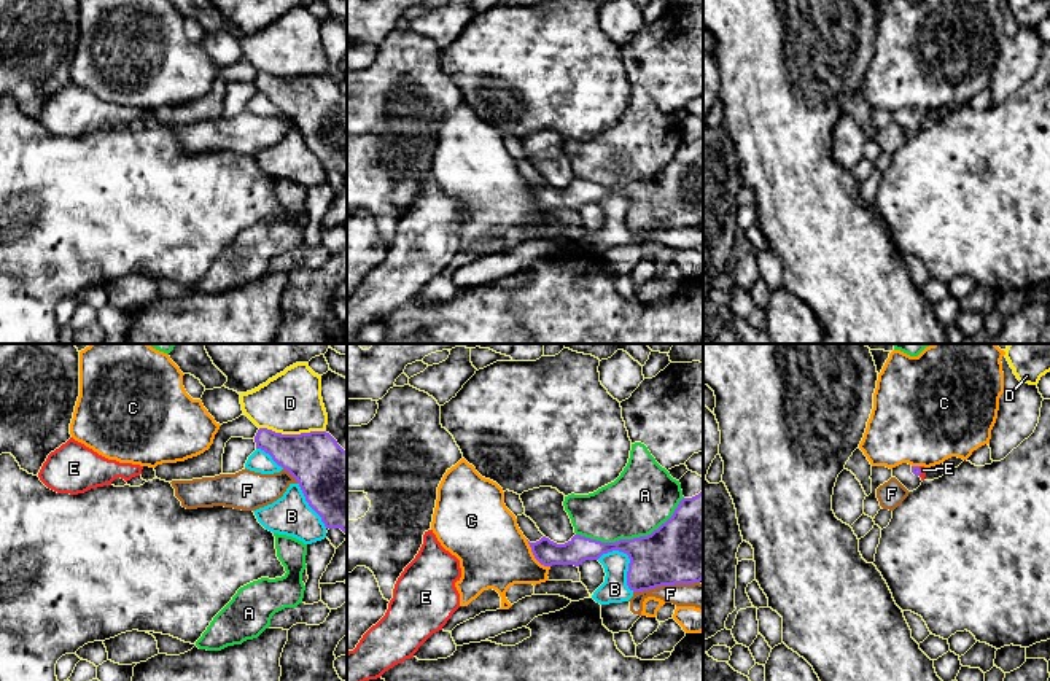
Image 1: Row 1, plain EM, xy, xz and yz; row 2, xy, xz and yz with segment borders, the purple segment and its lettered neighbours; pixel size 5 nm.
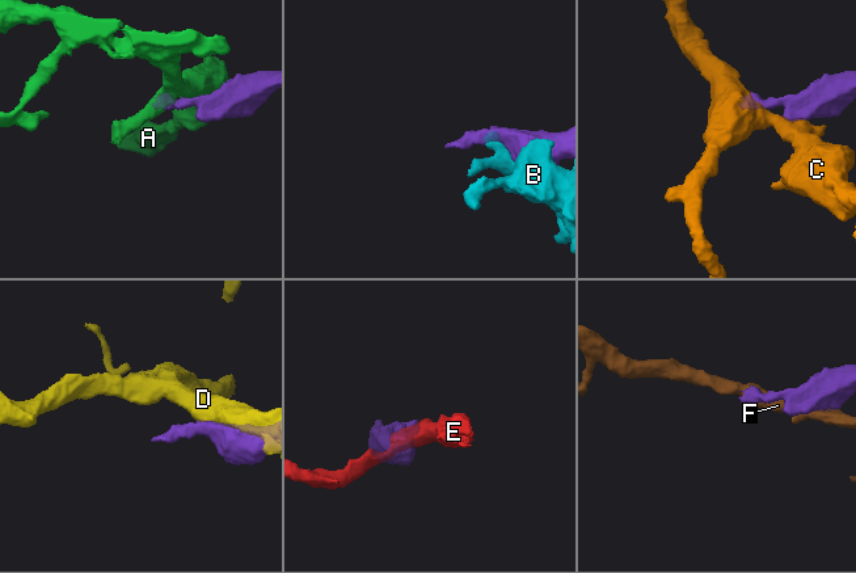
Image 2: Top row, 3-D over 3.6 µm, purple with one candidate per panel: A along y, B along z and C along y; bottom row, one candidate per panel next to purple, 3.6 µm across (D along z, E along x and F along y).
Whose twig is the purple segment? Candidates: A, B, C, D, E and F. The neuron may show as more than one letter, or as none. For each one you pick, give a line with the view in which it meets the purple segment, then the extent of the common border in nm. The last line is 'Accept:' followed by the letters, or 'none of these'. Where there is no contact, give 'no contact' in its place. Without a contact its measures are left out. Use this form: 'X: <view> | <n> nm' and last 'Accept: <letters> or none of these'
E: yz | 50 nm
Accept: E

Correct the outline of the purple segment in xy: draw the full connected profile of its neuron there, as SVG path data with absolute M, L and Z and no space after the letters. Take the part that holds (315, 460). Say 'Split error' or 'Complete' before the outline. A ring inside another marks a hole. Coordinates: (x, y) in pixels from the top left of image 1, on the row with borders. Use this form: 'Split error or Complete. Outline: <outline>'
Complete. Outline: M259 428L255 442L298 481L325 527L347 535L347 450L326 431L282 434Z

